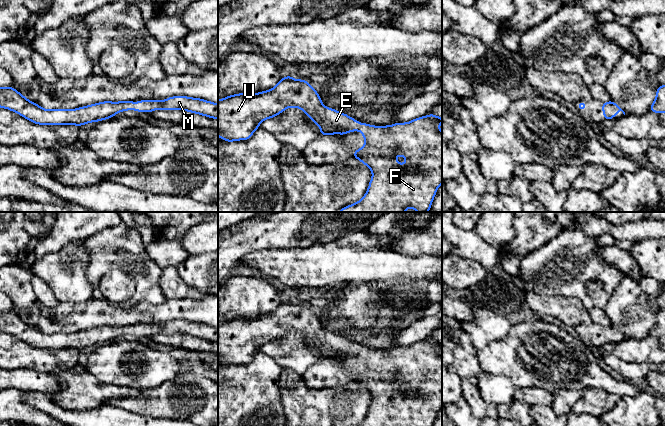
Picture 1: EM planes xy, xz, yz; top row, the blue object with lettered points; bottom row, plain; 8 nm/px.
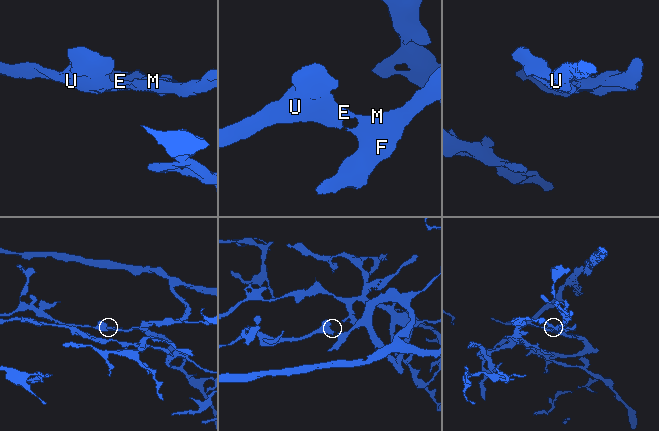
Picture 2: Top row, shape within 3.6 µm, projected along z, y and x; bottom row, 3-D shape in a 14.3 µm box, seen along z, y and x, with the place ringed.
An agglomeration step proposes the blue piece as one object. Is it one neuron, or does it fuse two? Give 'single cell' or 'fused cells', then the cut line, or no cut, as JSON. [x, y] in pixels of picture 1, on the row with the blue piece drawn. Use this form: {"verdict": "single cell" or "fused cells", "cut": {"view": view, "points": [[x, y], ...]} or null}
{"verdict": "single cell", "cut": null}

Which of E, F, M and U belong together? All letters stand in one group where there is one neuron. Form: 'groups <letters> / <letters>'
groups E F M U

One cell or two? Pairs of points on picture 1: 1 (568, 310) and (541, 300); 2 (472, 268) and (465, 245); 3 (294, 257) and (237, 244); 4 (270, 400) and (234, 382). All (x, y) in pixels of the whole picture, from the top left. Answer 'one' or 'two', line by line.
1: one
2: two
3: two
4: one

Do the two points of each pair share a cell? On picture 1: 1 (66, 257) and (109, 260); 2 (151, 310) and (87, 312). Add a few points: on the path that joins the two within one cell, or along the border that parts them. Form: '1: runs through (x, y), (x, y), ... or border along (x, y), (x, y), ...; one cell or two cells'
1: border along (82, 241), (89, 256), (87, 269), (89, 283); two cells
2: runs through (135, 313), (106, 313), (103, 311); one cell

